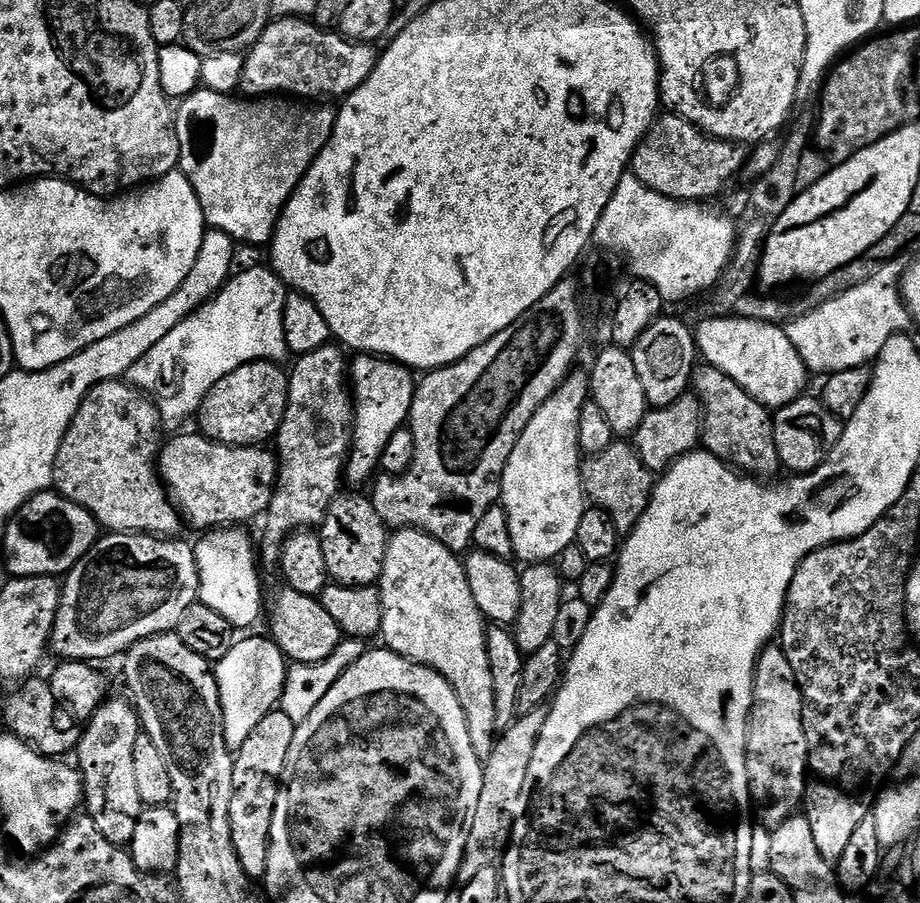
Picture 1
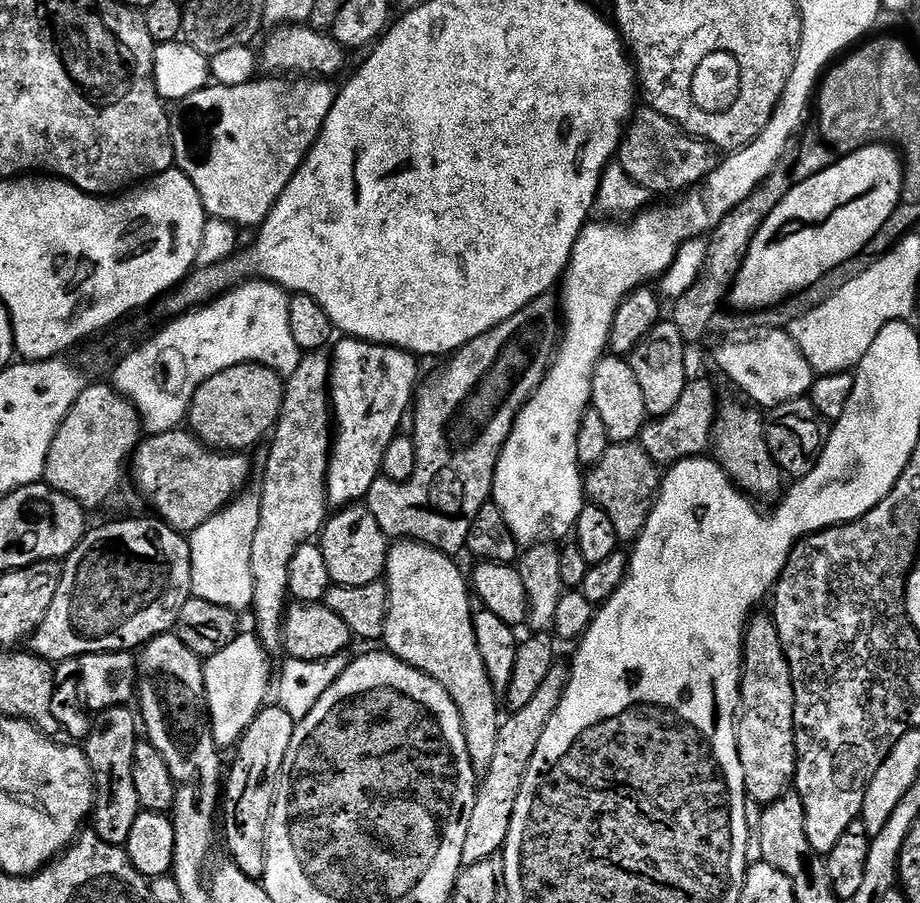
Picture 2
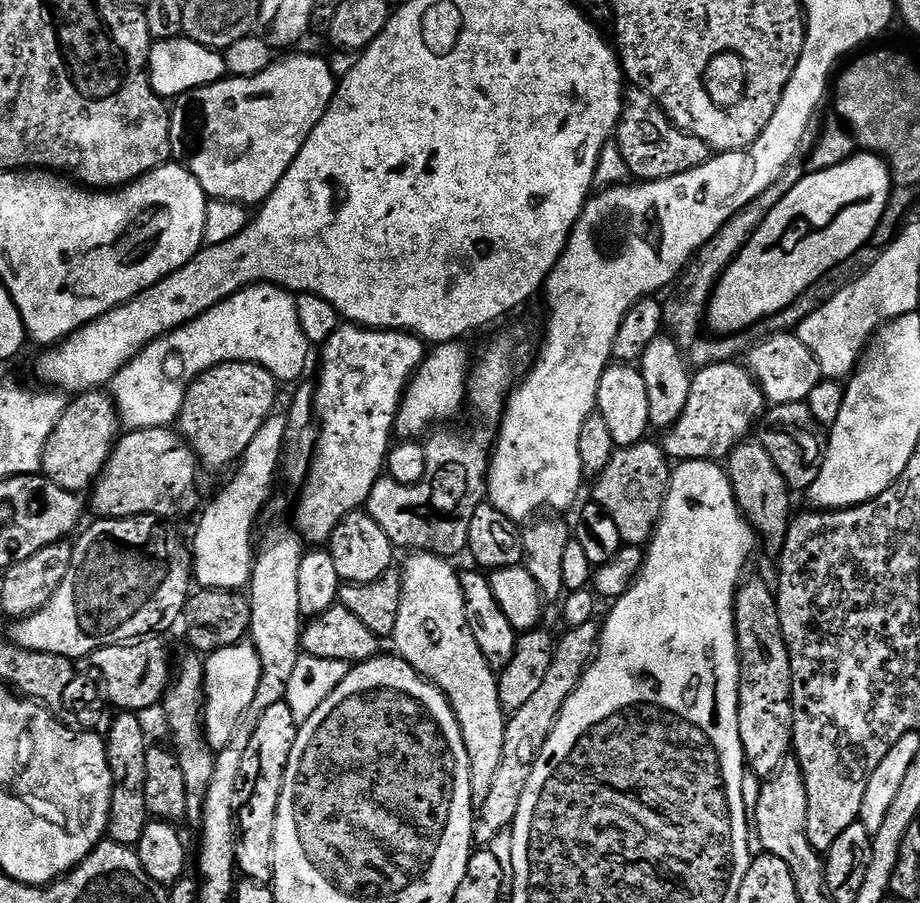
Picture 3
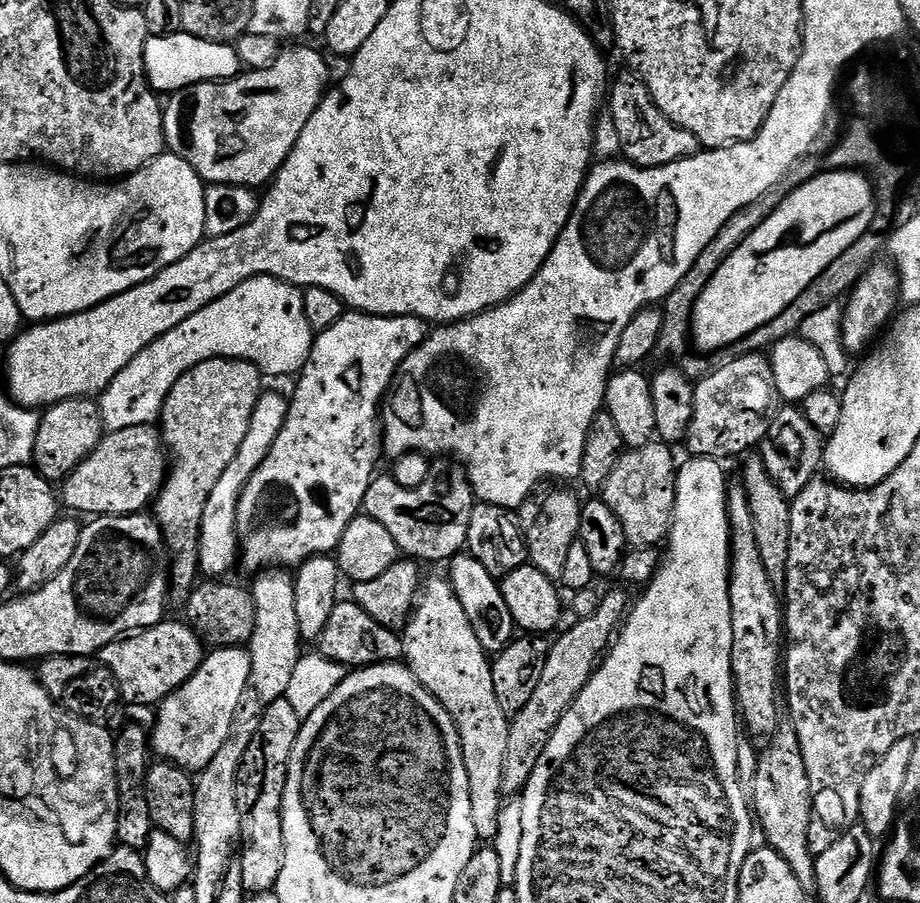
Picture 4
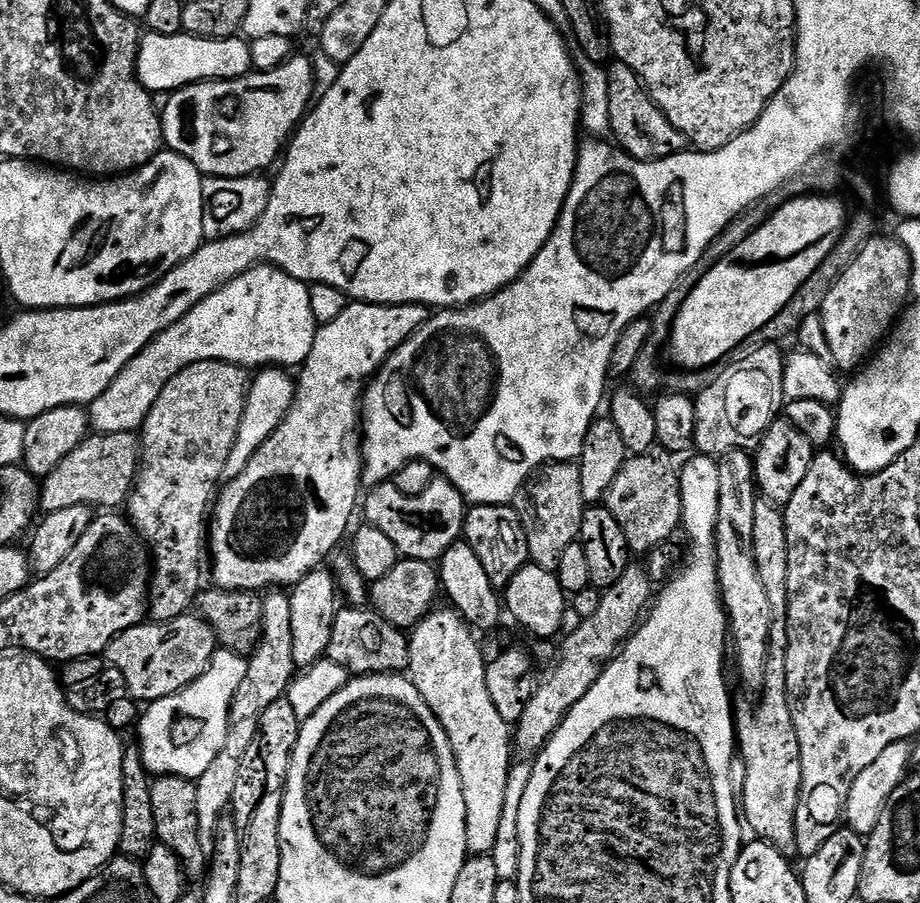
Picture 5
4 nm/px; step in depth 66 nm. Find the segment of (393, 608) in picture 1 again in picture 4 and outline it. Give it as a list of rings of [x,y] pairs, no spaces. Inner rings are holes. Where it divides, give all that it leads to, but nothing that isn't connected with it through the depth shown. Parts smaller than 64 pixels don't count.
[[[447,579],[432,580],[423,585],[418,603],[407,626],[402,630],[404,641],[403,659],[407,667],[418,678],[423,688],[441,704],[456,724],[462,746],[462,758],[466,762],[466,774],[470,782],[470,818],[474,818],[474,830],[477,837],[484,842],[492,839],[500,832],[500,800],[502,801],[502,774],[506,762],[506,742],[508,741],[508,725],[510,717],[498,706],[498,698],[494,694],[494,678],[489,653],[485,652],[482,642],[474,635],[466,613],[462,611],[462,602],[454,594],[452,585]]]

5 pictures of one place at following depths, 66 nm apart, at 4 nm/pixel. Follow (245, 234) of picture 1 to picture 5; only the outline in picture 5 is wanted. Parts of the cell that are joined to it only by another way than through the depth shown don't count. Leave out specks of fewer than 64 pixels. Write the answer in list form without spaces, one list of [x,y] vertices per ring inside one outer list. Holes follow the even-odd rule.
[[[293,54],[288,57],[284,64],[272,69],[269,72],[253,70],[248,75],[238,77],[236,80],[204,80],[200,83],[186,85],[173,91],[167,97],[168,105],[163,105],[162,119],[164,122],[164,142],[171,151],[177,152],[179,156],[187,158],[192,165],[205,177],[211,178],[221,176],[222,178],[242,178],[243,176],[255,176],[257,174],[267,173],[267,168],[272,163],[275,165],[281,159],[282,153],[285,151],[286,145],[291,141],[295,131],[304,123],[304,117],[308,115],[314,104],[316,92],[316,72],[312,69],[312,64],[304,56]]]

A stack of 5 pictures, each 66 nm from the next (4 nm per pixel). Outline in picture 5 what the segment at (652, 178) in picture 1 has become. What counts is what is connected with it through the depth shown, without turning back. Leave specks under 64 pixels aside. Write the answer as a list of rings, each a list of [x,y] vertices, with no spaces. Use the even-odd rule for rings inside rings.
[[[619,62],[607,65],[608,84],[606,91],[610,94],[610,133],[611,139],[625,152],[639,160],[661,160],[685,151],[689,147],[689,137],[678,131],[666,118],[664,111],[649,96],[644,83],[630,70],[630,66]]]

